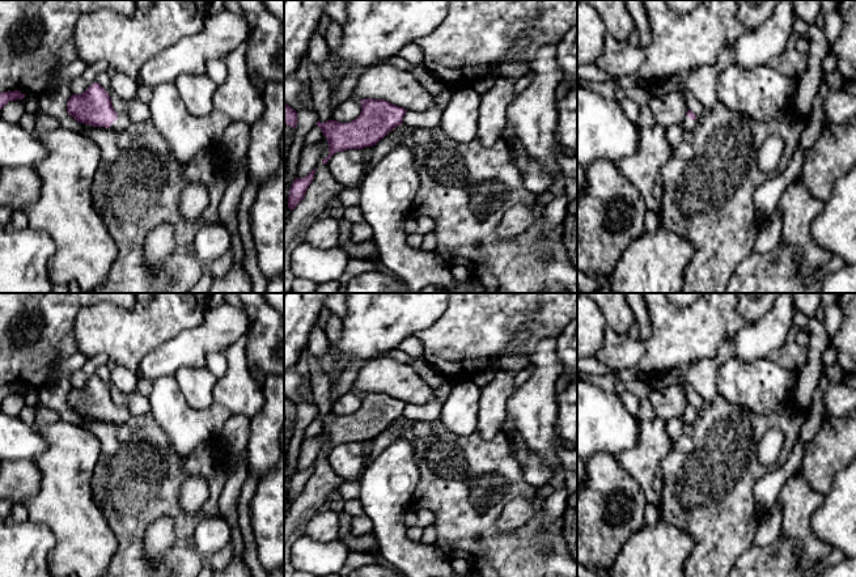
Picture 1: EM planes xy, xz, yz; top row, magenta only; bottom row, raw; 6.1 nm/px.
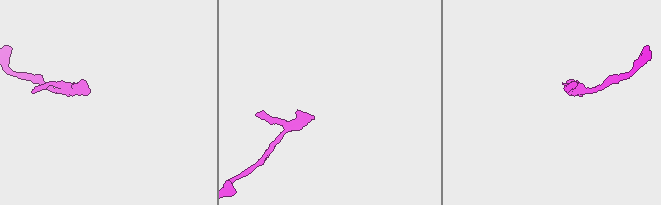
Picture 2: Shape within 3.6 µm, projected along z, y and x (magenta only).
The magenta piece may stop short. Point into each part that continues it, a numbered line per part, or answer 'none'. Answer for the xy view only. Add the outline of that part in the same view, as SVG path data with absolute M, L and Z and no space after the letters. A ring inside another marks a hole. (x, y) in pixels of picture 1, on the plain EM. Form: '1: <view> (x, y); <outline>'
1: xy (123, 414); M118 407L116 413L111 417L113 423L126 423L131 417L131 412L126 407Z

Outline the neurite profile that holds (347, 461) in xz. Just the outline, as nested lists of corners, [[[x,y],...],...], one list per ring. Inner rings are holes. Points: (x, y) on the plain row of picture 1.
[[[347,442],[331,449],[327,462],[334,474],[346,480],[357,480],[364,470],[364,449],[361,442]]]

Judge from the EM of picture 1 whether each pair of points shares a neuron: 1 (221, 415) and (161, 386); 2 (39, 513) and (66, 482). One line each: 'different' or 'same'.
1: same
2: same

